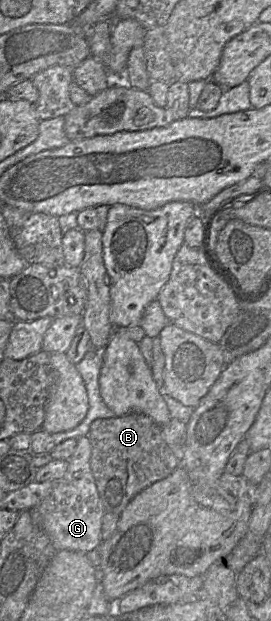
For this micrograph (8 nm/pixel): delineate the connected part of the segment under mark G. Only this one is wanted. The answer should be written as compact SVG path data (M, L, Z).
M88 436L77 439L73 455L68 459L65 475L53 483L53 490L30 509L33 522L50 538L56 551L70 550L87 554L101 542L102 518L105 511L90 467L91 443Z

